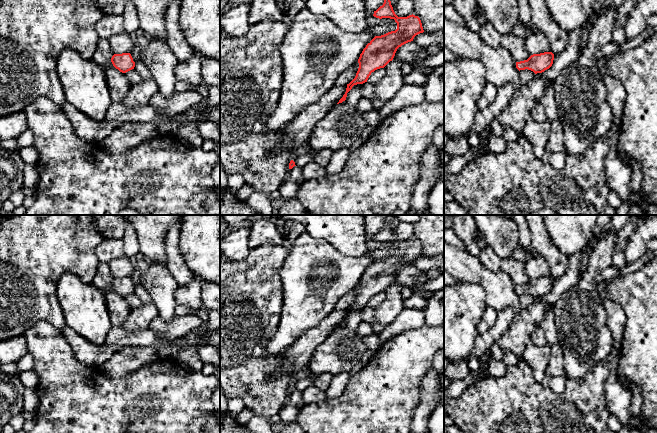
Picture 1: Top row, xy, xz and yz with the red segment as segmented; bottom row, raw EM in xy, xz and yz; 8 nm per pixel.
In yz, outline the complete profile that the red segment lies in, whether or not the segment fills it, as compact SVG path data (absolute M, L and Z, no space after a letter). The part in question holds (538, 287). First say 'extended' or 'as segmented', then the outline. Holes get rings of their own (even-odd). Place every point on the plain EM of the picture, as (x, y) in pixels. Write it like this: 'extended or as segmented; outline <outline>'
as segmented; outline M544 276L540 278L533 278L527 284L516 286L516 292L520 294L531 294L535 298L542 297L549 293L554 284L552 276Z

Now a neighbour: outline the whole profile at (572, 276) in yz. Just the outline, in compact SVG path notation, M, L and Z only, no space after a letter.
M582 250L569 256L569 266L567 271L561 277L554 279L552 290L542 297L537 297L535 300L553 306L559 297L570 288L574 287L580 280L580 268L583 260Z

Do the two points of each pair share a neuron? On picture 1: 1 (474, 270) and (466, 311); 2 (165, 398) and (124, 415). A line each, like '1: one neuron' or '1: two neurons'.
1: two neurons
2: one neuron

